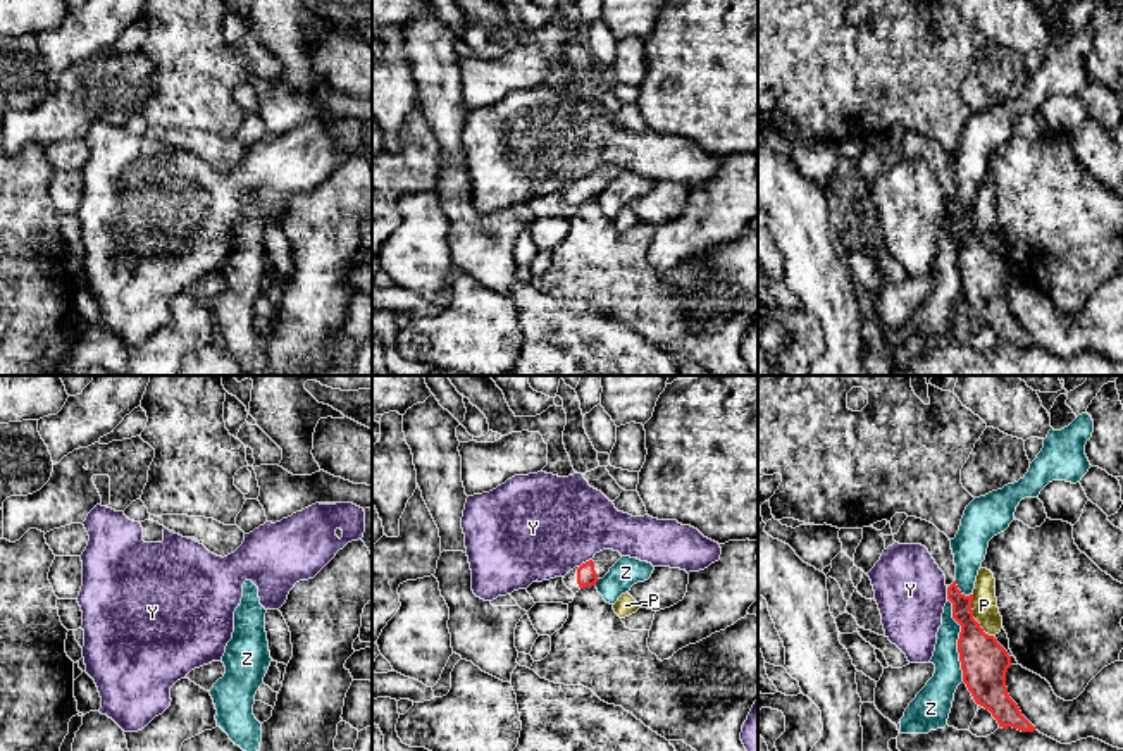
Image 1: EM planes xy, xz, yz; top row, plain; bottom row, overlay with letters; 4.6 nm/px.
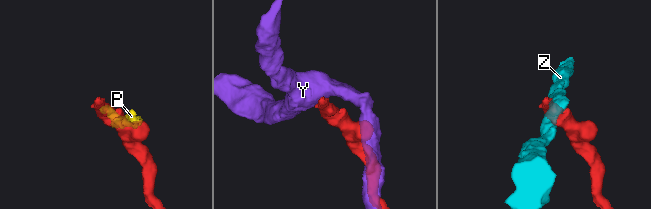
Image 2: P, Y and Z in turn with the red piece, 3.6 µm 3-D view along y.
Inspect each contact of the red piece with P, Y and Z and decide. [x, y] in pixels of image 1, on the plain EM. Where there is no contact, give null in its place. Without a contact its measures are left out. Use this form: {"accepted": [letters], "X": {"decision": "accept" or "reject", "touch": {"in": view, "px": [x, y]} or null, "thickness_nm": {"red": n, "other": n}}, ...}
{"accepted": [], "P": {"decision": "reject", "touch": {"in": "yz", "px": [972, 231]}, "thickness_nm": {"red": 220, "other": 120}}, "Y": {"decision": "reject", "touch": {"in": "xz", "px": [586, 176]}, "thickness_nm": {"red": 100, "other": 480}}, "Z": {"decision": "reject", "touch": {"in": "yz", "px": [958, 254]}, "thickness_nm": {"red": 220, "other": 140}}}

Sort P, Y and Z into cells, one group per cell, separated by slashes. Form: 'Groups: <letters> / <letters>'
Groups: P / Y / Z

